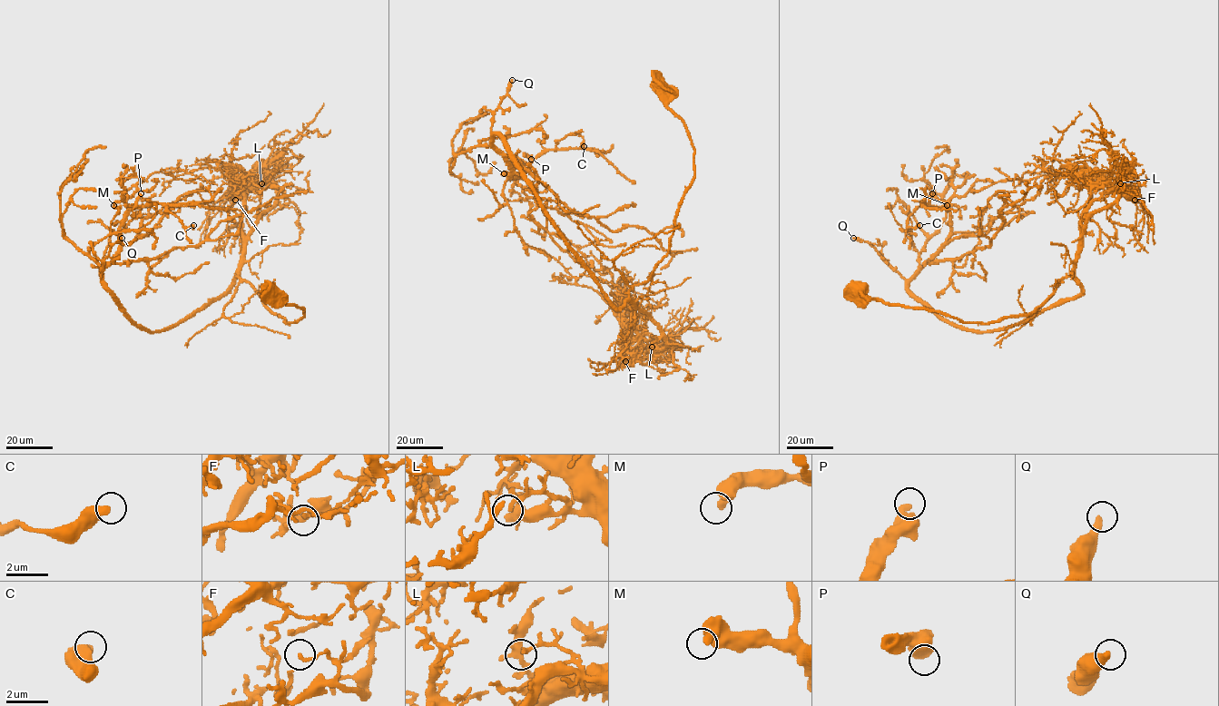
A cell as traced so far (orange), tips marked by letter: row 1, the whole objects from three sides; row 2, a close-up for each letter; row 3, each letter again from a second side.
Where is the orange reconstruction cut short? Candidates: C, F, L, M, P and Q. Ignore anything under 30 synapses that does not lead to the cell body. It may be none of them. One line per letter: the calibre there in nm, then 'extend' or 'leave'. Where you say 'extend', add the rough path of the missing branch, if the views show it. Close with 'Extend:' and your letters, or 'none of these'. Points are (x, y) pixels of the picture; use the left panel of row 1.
C: calibre 500 nm; leave
F: calibre 140 nm; leave
L: calibre 200 nm; extend
M: calibre 400 nm; leave
P: calibre 480 nm; leave
Q: calibre 320 nm; extend; course (122, 238), (135, 225), (142, 212), (146, 192), (142, 187)
Extend: L, Q

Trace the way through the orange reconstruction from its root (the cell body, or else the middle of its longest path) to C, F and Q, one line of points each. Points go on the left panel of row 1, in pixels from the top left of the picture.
C: (270, 290), (303, 316), (238, 277), (140, 327), (103, 279), (119, 229), (152, 203), (193, 225)
F: (270, 290), (266, 293), (270, 298), (303, 307), (303, 316), (287, 323), (239, 277), (247, 190), (235, 200)
Q: (270, 290), (303, 307), (303, 316), (287, 323), (238, 277), (177, 325), (147, 331), (101, 279), (122, 238)

